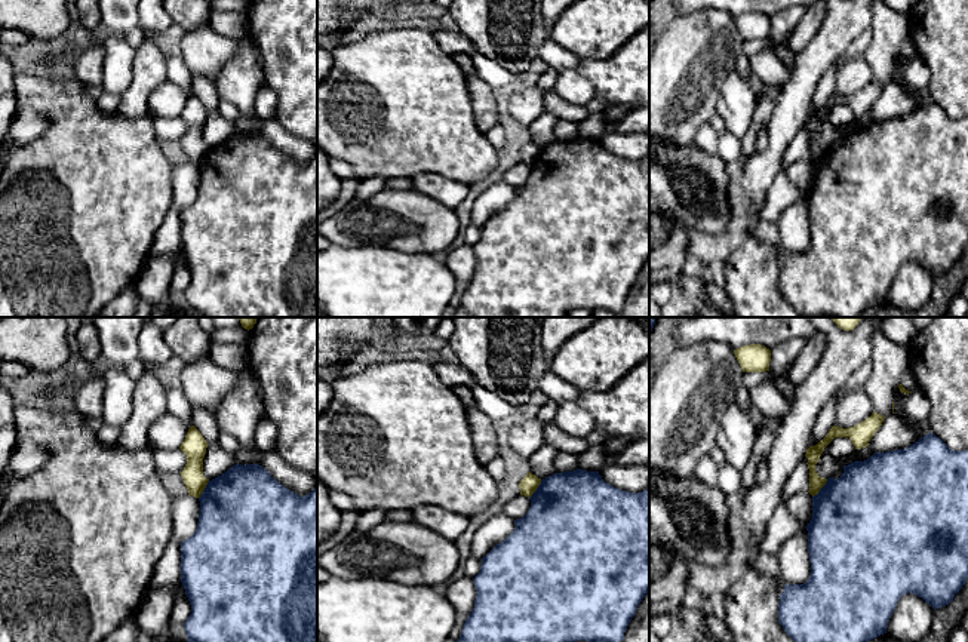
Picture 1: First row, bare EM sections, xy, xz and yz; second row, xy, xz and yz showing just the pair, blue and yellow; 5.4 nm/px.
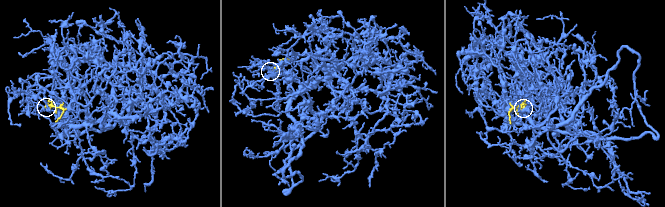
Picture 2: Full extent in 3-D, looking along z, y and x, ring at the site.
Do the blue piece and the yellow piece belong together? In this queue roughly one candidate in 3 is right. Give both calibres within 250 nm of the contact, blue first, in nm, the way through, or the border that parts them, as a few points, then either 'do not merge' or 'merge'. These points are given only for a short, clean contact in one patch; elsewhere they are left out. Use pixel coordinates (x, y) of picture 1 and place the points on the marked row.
480 nm thick on the blue side, 80 nm on the other; border along yz (827, 479), (813, 497); do not merge

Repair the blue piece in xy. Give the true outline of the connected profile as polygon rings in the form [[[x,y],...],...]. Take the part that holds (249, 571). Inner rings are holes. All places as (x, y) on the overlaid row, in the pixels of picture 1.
[[[234,464],[208,482],[200,498],[196,532],[181,543],[181,583],[191,605],[184,629],[188,642],[317,642],[317,488],[299,497],[285,488],[259,464]]]

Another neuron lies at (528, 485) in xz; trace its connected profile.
[[[529,471],[519,483],[520,495],[532,497],[532,494],[537,491],[540,483],[541,479],[538,479],[535,474]]]

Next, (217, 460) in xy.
[[[219,442],[213,445],[208,445],[206,454],[203,458],[203,476],[209,480],[221,476],[228,469],[231,469],[236,463],[233,454],[227,452]]]

